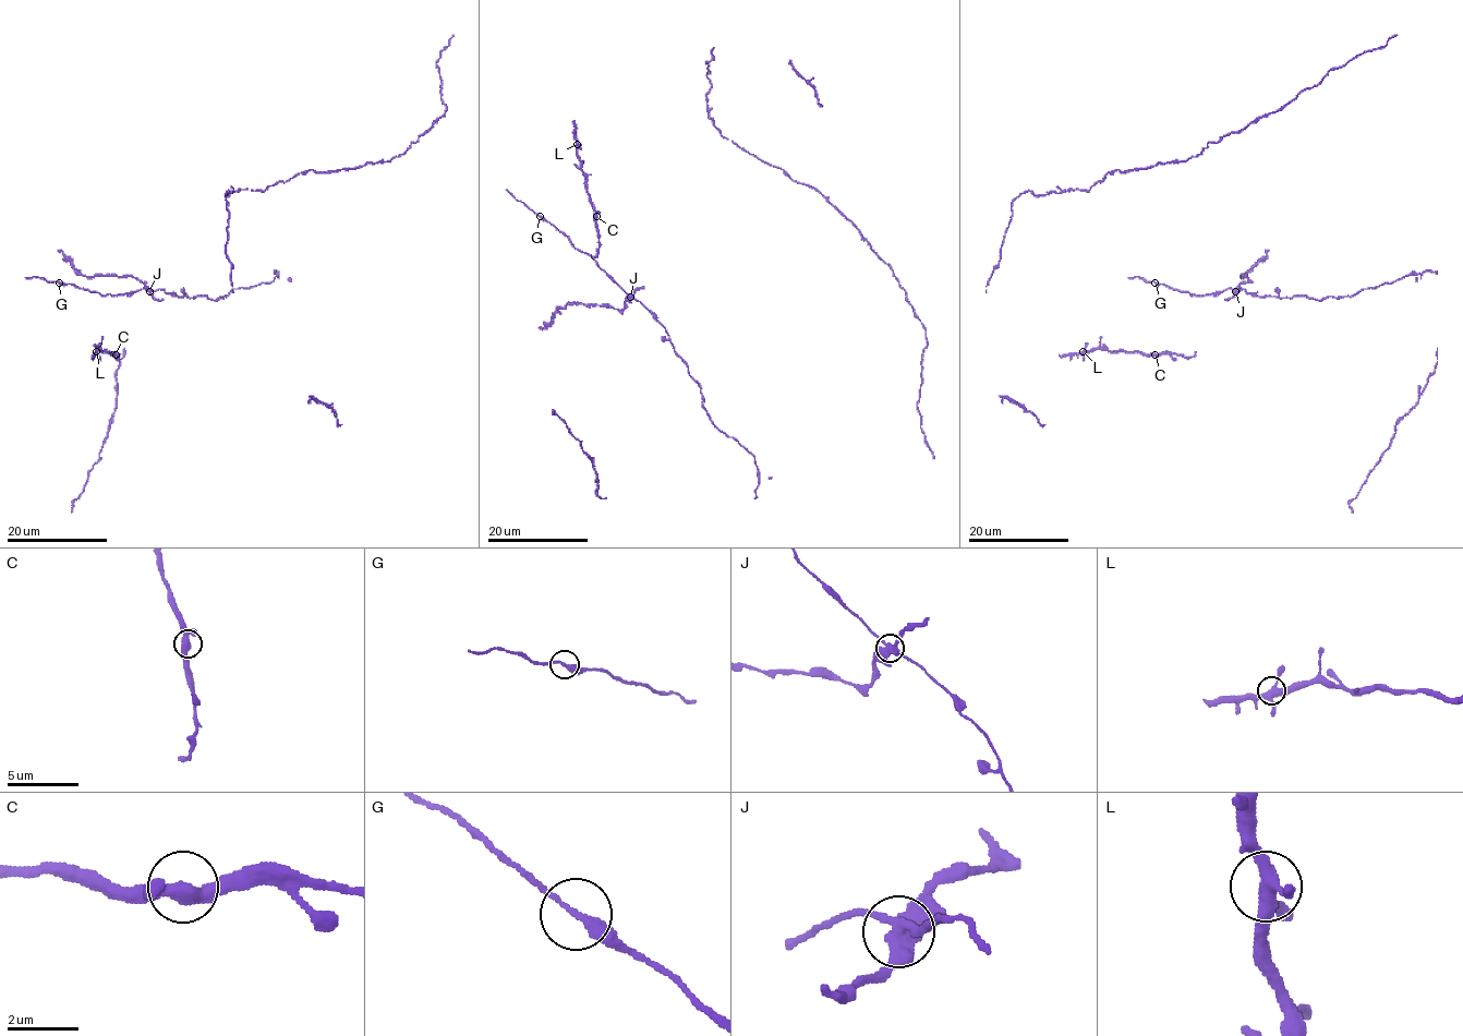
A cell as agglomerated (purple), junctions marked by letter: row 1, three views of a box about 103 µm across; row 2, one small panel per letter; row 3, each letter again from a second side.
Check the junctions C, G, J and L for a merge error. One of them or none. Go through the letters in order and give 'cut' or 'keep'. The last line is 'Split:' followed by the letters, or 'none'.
C: keep
G: keep
J: cut
L: keep
Split: J

